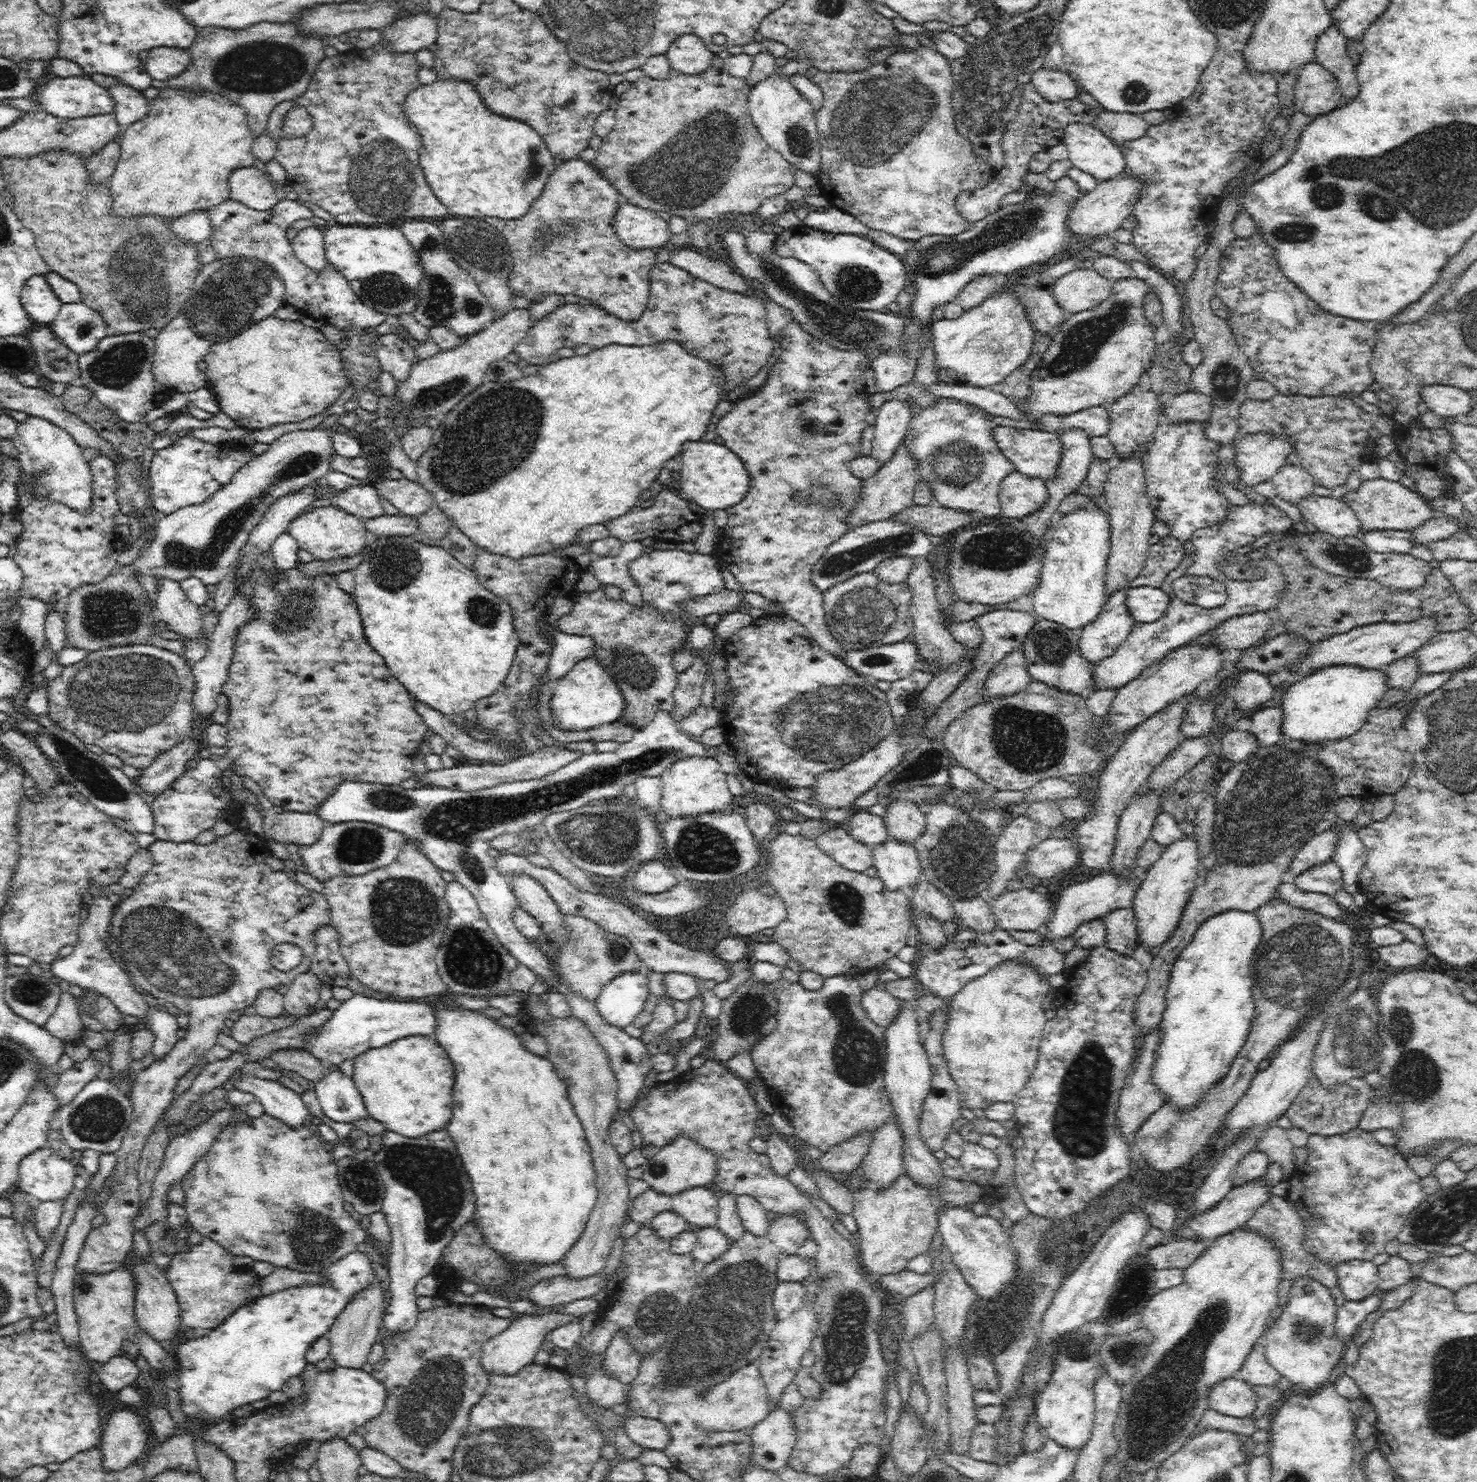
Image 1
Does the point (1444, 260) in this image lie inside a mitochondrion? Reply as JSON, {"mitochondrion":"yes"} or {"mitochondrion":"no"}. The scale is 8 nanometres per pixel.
{"mitochondrion":"no"}

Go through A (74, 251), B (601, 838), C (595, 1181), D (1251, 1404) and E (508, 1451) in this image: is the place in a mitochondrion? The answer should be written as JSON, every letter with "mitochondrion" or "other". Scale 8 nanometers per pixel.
{"A":"other","B":"mitochondrion","C":"other","D":"other","E":"mitochondrion"}

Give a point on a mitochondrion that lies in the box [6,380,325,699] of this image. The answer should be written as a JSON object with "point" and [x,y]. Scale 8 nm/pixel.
{"point":[108,613]}

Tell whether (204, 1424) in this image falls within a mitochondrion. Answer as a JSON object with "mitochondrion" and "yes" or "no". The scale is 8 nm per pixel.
{"mitochondrion":"no"}

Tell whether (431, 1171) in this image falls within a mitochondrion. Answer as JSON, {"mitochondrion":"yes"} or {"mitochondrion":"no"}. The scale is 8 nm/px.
{"mitochondrion":"yes"}

